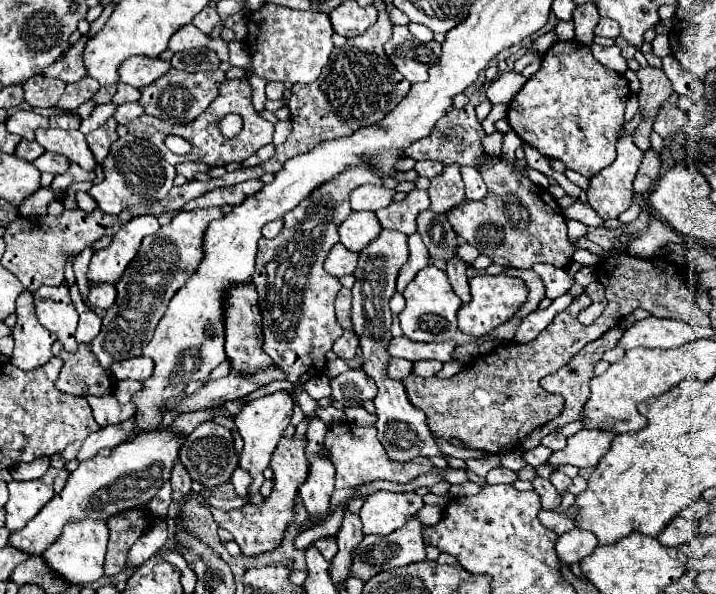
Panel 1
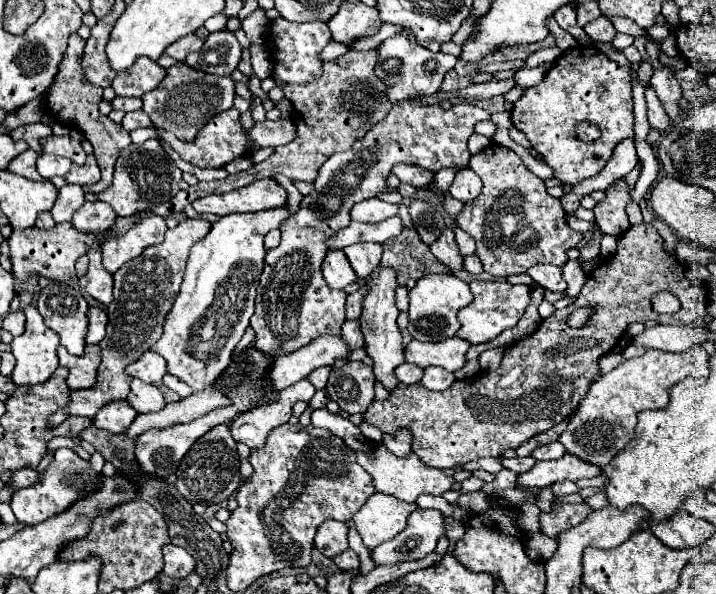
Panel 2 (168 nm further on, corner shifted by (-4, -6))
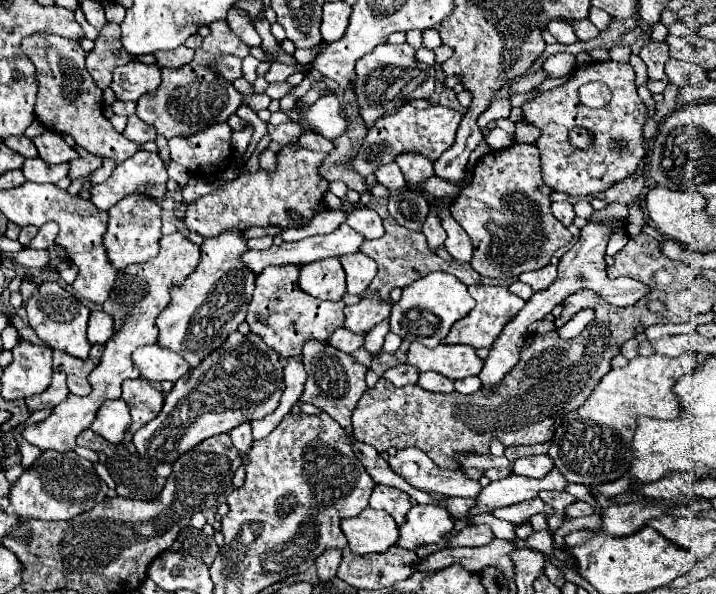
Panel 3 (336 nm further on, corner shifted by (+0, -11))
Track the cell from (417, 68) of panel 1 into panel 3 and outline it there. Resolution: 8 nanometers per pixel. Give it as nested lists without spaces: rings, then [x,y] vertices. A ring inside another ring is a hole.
[[[378,44],[374,52],[356,62],[356,96],[362,118],[370,128],[386,110],[400,108],[416,98],[430,98],[434,94],[436,72],[434,66],[416,60],[416,50],[408,44]]]

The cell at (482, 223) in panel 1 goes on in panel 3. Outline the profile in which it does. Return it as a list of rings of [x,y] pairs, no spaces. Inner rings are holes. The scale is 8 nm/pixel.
[[[514,144],[480,158],[472,184],[450,206],[454,220],[474,244],[470,266],[480,276],[516,280],[522,272],[550,264],[552,254],[572,240],[568,228],[550,212],[550,192],[542,182],[540,154],[534,144]]]

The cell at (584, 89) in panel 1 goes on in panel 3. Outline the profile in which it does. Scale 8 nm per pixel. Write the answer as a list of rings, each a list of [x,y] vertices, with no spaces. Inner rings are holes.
[[[590,62],[586,66],[576,66],[568,76],[568,82],[538,94],[522,106],[522,120],[536,126],[540,136],[536,146],[542,160],[542,178],[554,192],[564,192],[574,198],[584,198],[588,194],[598,194],[608,190],[614,182],[634,174],[638,162],[644,158],[644,138],[642,126],[646,122],[646,106],[642,104],[636,86],[634,70],[630,64],[622,62]],[[600,80],[610,92],[612,100],[608,106],[594,110],[586,108],[578,100],[578,88],[586,82]],[[574,126],[584,126],[594,134],[594,146],[590,150],[572,148],[568,142],[568,130]]]

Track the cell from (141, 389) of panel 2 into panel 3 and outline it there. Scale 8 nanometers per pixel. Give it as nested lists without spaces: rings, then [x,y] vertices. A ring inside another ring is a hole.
[[[136,378],[122,384],[122,400],[128,404],[132,420],[138,424],[146,424],[162,410],[164,394],[144,378]]]

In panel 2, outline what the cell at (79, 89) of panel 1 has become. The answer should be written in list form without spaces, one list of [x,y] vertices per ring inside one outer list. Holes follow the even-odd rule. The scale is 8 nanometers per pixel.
[[[72,33],[70,39],[68,39],[68,47],[64,51],[64,57],[62,57],[62,63],[58,65],[58,75],[54,79],[54,83],[48,87],[48,93],[46,93],[46,99],[44,99],[44,105],[46,109],[50,111],[50,115],[60,121],[62,125],[68,125],[68,127],[74,127],[78,129],[94,147],[94,157],[98,161],[98,167],[102,171],[102,179],[96,183],[96,185],[84,185],[84,191],[90,191],[90,193],[100,193],[100,191],[106,191],[110,185],[112,185],[112,173],[114,173],[114,163],[120,155],[120,151],[124,147],[128,147],[132,143],[130,139],[130,133],[124,131],[122,125],[114,123],[110,117],[102,115],[98,111],[98,103],[102,101],[102,89],[94,87],[88,83],[86,75],[84,75],[84,69],[80,65],[80,59],[82,59],[82,51],[84,51],[84,45],[86,41],[78,35],[78,33]]]

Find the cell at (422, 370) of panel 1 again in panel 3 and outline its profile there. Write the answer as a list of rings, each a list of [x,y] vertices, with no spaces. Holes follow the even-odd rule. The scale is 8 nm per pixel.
[[[424,372],[420,374],[420,380],[418,380],[418,386],[428,390],[428,392],[452,392],[454,390],[454,382],[448,380],[446,376],[442,374],[436,374],[436,372]]]

